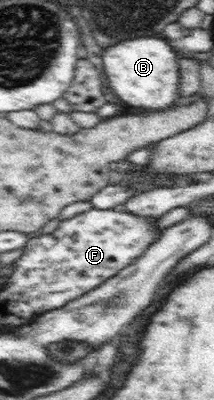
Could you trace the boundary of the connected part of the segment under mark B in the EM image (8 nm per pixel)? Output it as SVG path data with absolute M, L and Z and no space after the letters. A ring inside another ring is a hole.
M162 36L144 37L120 42L102 53L103 72L109 81L109 89L124 104L146 110L166 110L178 102L181 92L180 54L170 41Z

